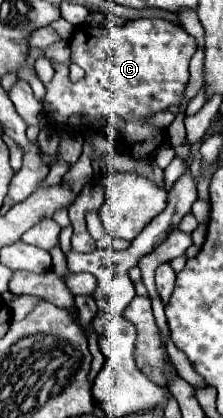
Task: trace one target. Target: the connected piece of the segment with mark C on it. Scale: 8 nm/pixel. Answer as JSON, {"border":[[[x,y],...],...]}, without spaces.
{"border":[[[153,18],[153,20],[131,20],[125,26],[113,26],[112,24],[106,27],[94,27],[89,25],[87,28],[77,30],[71,36],[69,48],[71,48],[71,62],[79,64],[85,70],[85,76],[73,84],[69,80],[67,64],[53,62],[55,76],[47,84],[47,94],[45,94],[45,100],[55,110],[55,114],[51,114],[53,122],[63,126],[71,114],[87,114],[93,118],[105,116],[107,124],[109,124],[109,120],[123,118],[125,128],[121,132],[121,136],[123,136],[121,144],[133,144],[133,142],[147,140],[157,134],[157,132],[141,132],[141,118],[145,118],[151,112],[165,110],[171,104],[177,106],[181,102],[183,90],[189,80],[189,62],[191,62],[193,54],[197,52],[197,42],[179,24],[163,20],[163,18]]]}

